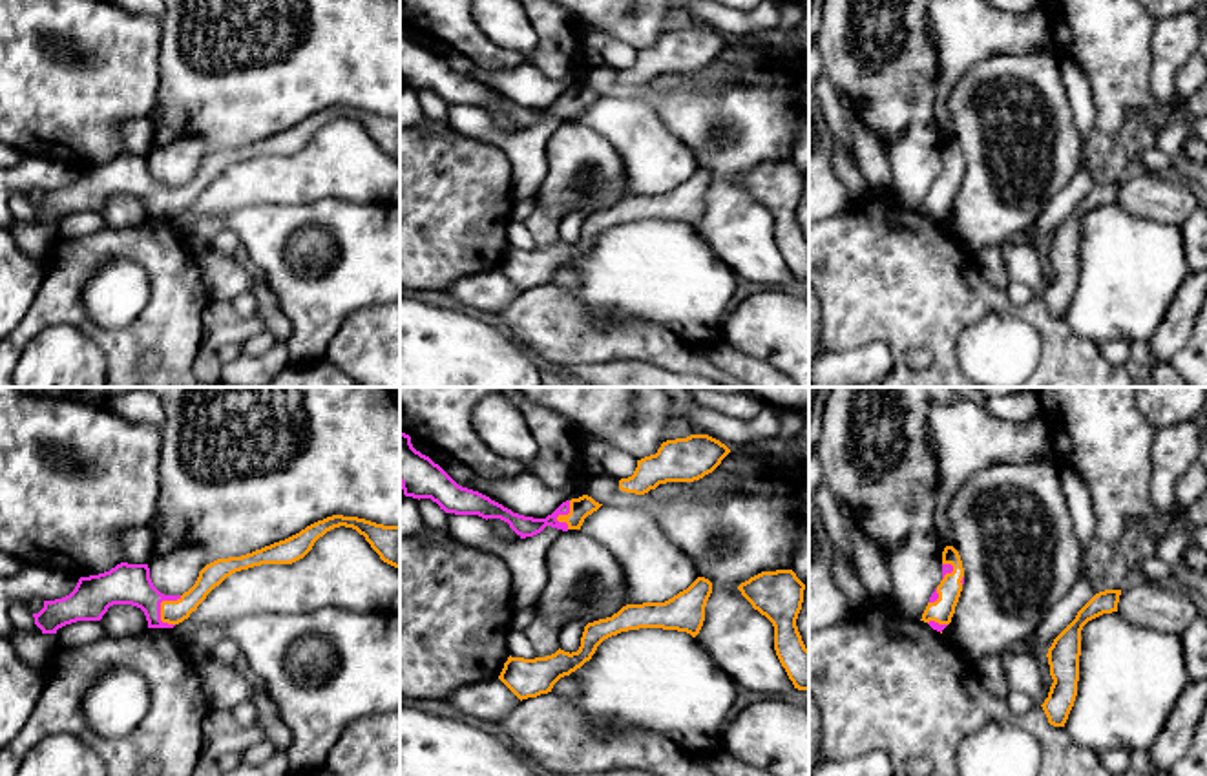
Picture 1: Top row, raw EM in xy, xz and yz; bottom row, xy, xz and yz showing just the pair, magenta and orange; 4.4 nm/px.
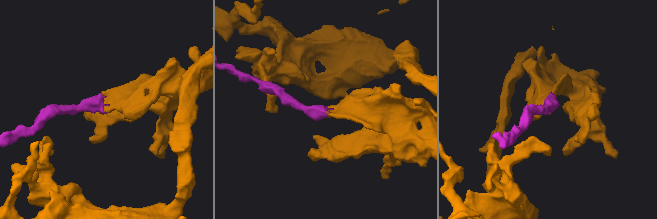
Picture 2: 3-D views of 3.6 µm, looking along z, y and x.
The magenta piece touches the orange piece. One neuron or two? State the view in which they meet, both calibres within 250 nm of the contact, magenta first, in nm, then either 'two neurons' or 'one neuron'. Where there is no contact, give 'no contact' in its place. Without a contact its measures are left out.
meets magenta in xy; 180 nm thick on the magenta side, 110 nm on the other; one neuron

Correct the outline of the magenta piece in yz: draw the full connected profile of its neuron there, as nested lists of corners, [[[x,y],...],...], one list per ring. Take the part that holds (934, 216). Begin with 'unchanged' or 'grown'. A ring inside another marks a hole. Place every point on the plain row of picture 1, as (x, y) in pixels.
grown; [[[946,137],[942,142],[942,172],[929,188],[922,204],[924,214],[940,223],[951,214],[964,175],[964,159],[959,142]]]

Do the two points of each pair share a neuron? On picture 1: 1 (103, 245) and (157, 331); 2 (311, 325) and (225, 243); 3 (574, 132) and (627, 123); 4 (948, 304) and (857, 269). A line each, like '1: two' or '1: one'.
1: one
2: two
3: two
4: one

